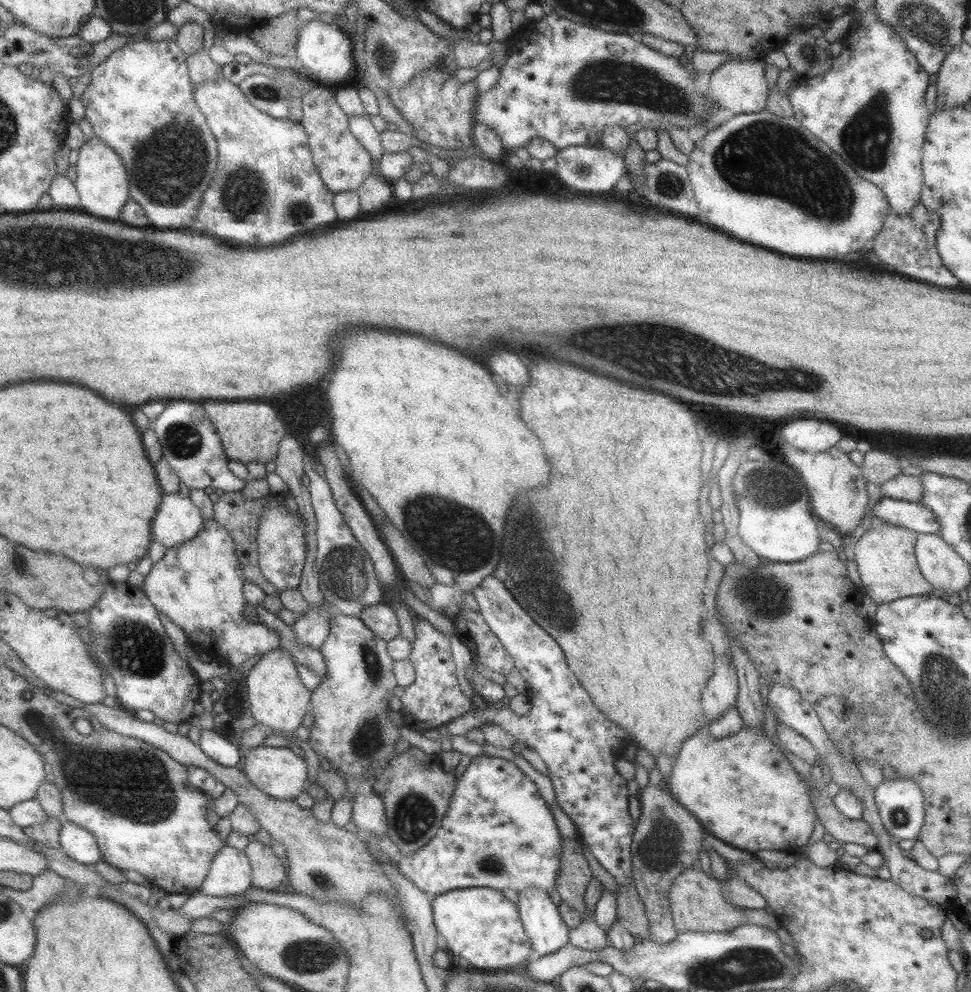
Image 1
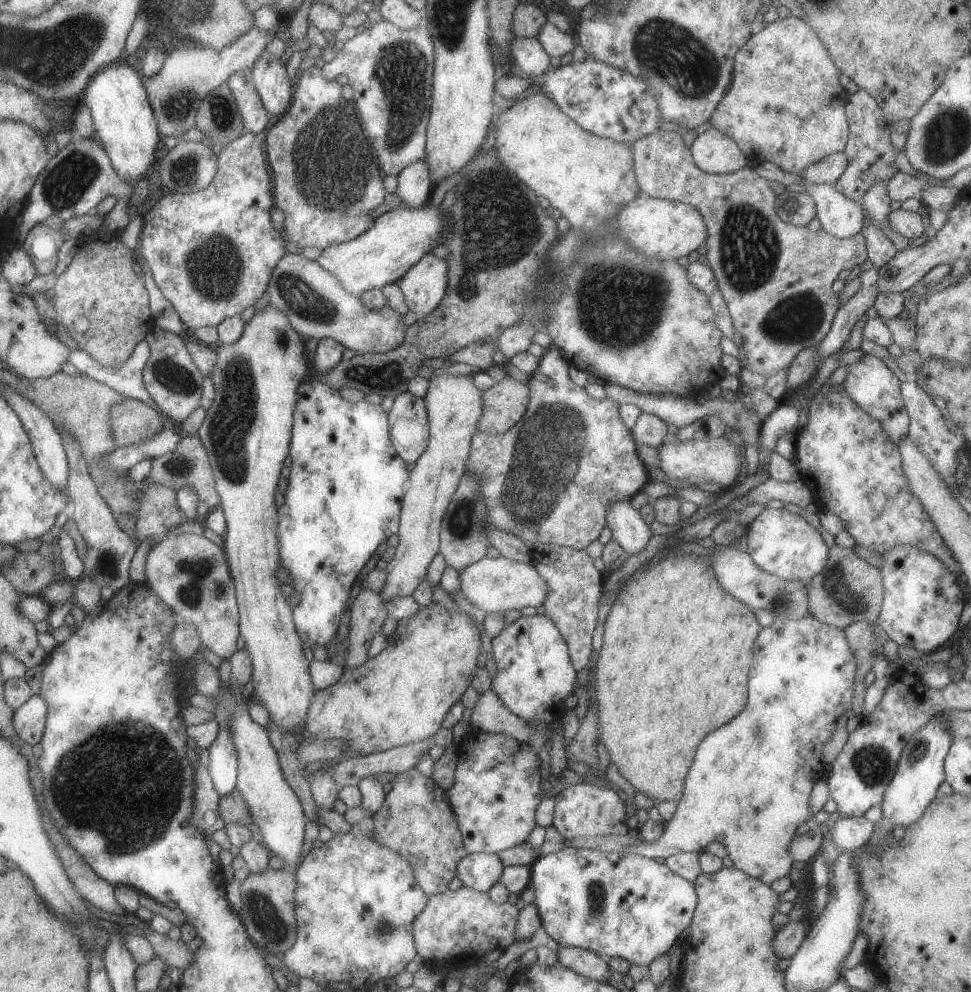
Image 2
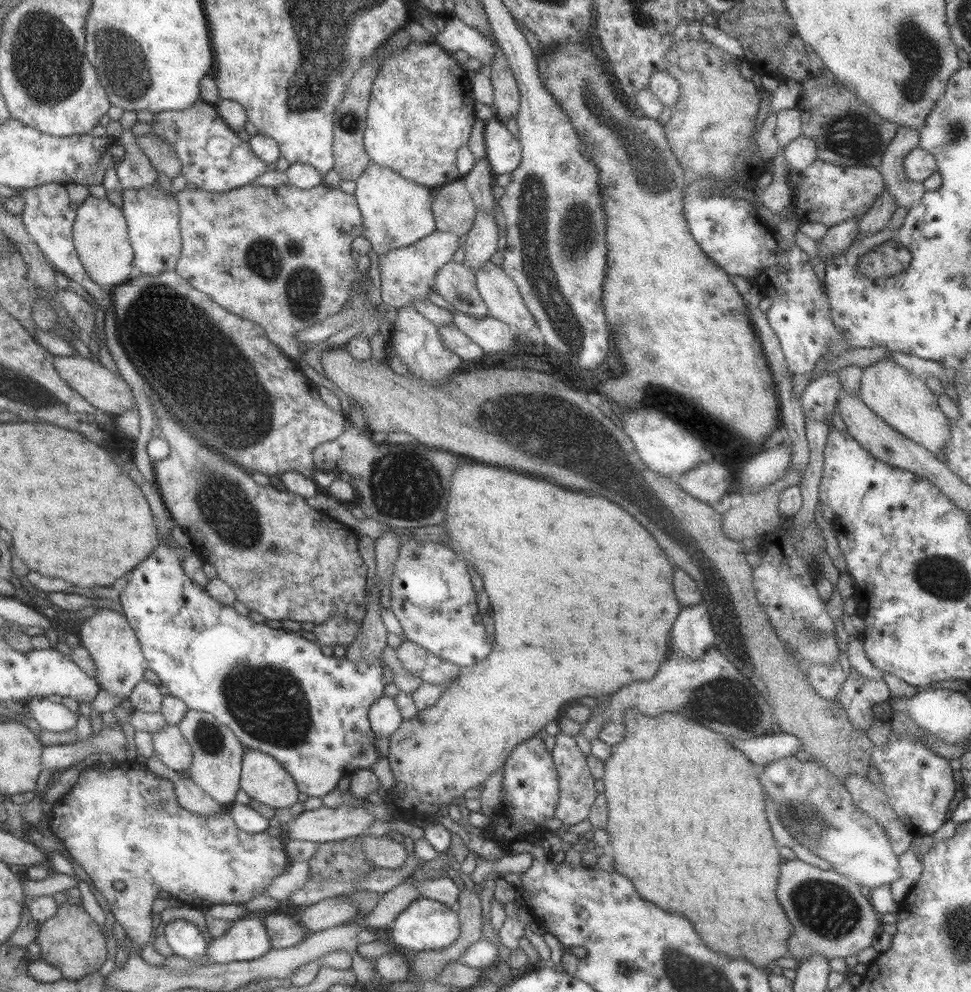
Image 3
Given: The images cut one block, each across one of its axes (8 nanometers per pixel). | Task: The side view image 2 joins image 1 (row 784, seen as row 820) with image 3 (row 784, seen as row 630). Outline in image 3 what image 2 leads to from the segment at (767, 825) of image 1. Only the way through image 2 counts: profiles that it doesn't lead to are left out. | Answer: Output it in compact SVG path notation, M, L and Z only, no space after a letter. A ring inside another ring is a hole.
M793 755L777 758L773 762L767 762L757 778L764 795L769 795L777 809L786 802L808 802L815 811L823 815L825 828L818 837L806 840L799 834L796 840L815 856L829 862L837 874L870 890L881 884L891 885L899 878L898 856L891 854L889 839L881 826L853 804L849 792L835 778L831 778L821 764L809 760L801 763L801 760L797 760Z

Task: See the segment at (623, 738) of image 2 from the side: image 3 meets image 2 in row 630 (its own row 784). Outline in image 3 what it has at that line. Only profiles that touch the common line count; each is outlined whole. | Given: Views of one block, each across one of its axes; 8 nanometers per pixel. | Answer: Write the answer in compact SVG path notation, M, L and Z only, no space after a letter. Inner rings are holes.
M629 707L622 714L622 725L624 726L624 735L619 742L611 745L611 749L613 750L611 750L611 756L604 761L603 777L601 779L605 786L605 790L602 794L606 797L606 803L608 806L608 820L604 831L610 836L610 846L614 852L614 870L619 874L622 874L624 877L627 877L627 880L633 884L635 892L637 892L643 900L651 901L655 906L662 908L664 911L681 912L681 914L683 914L683 916L685 916L685 918L695 926L695 930L699 930L697 934L703 938L703 942L707 942L707 946L709 946L711 950L717 950L731 958L747 959L751 964L753 964L753 966L761 967L762 969L766 968L769 961L786 956L786 940L792 933L792 926L790 922L787 922L785 913L781 910L781 906L777 904L777 900L775 900L775 880L777 880L777 876L779 876L781 856L777 854L777 846L773 844L773 836L771 836L771 832L769 832L769 822L767 822L767 816L765 816L765 805L763 805L764 793L761 789L761 785L759 785L755 770L753 769L754 765L747 760L747 756L745 756L745 754L741 754L741 751L735 750L735 748L731 746L731 743L727 740L725 735L719 734L718 732L715 732L714 730L711 730L710 728L707 728L706 726L703 726L697 721L680 713L667 711L655 716L647 716L646 714L639 712L635 707Z

